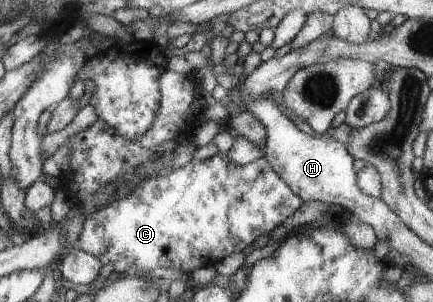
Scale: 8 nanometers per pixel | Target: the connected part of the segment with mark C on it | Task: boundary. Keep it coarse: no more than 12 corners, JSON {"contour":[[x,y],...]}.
{"contour":[[266,158],[186,163],[94,211],[110,278],[239,253],[304,201]]}

